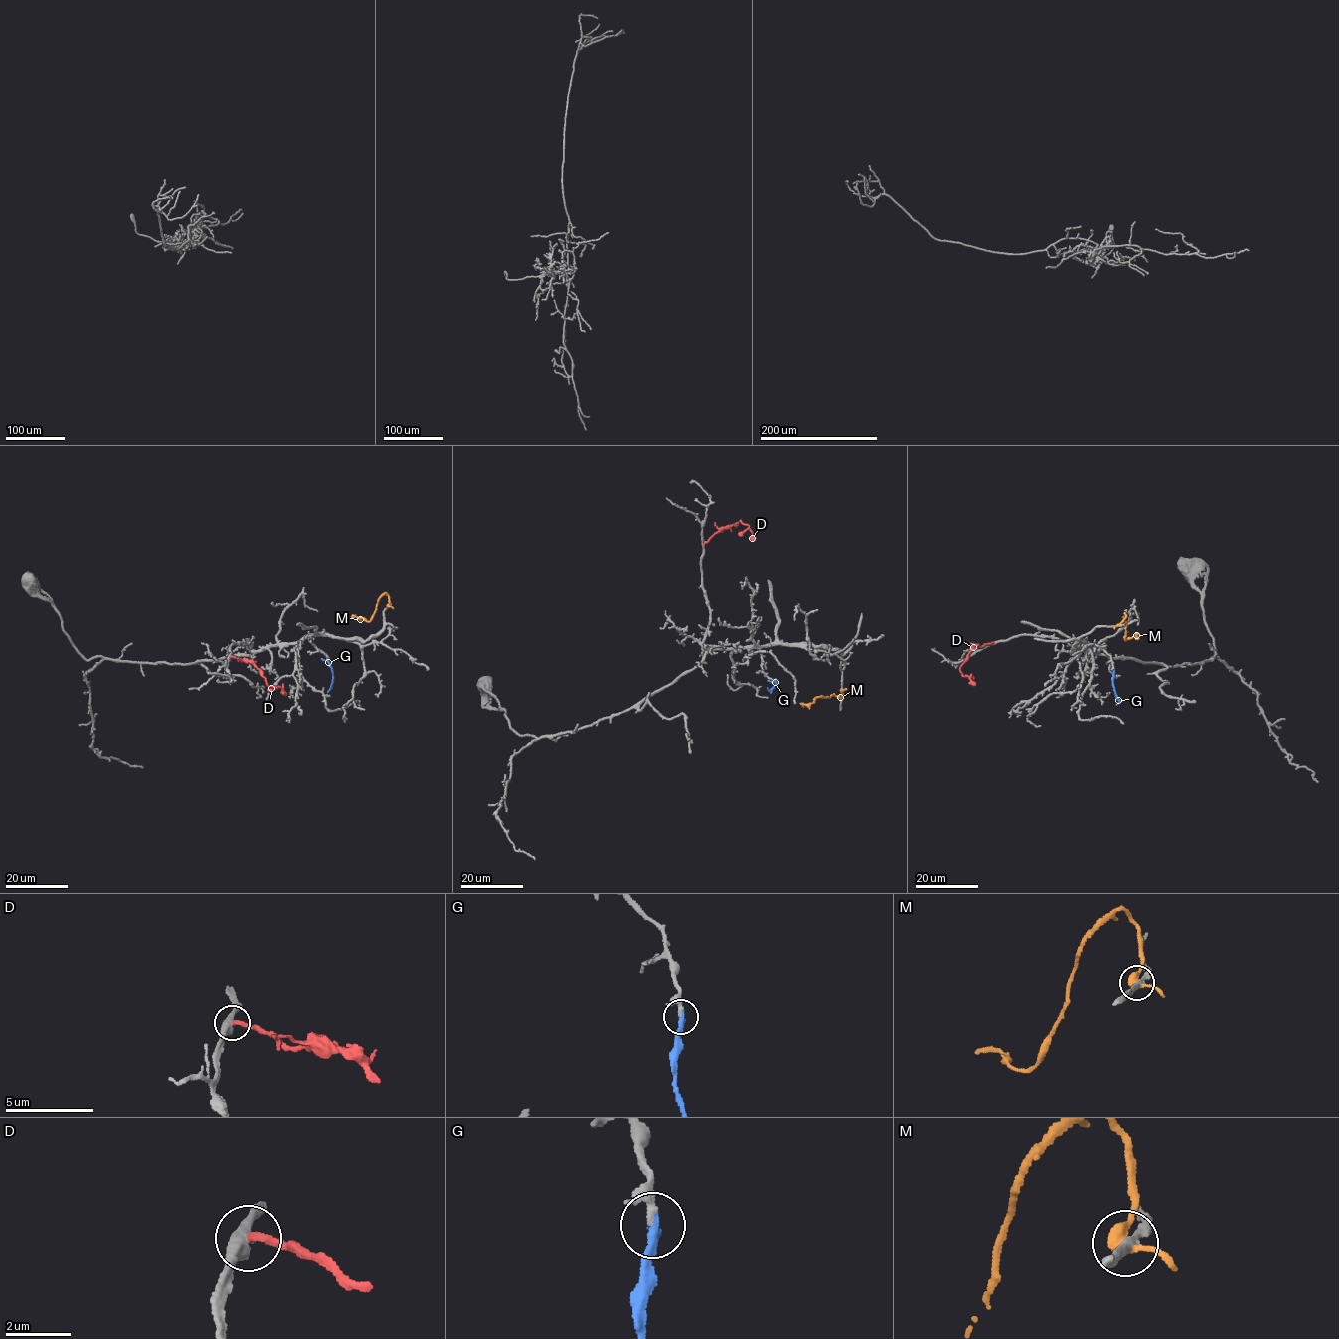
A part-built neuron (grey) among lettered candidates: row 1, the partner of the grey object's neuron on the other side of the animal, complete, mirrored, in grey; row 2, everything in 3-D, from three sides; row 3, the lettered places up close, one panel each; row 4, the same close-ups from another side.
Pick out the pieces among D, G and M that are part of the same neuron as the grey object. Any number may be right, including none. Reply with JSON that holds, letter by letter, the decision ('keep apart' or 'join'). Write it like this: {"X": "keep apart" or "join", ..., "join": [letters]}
{"D": "keep apart", "G": "join", "M": "keep apart", "join": ["G"]}

